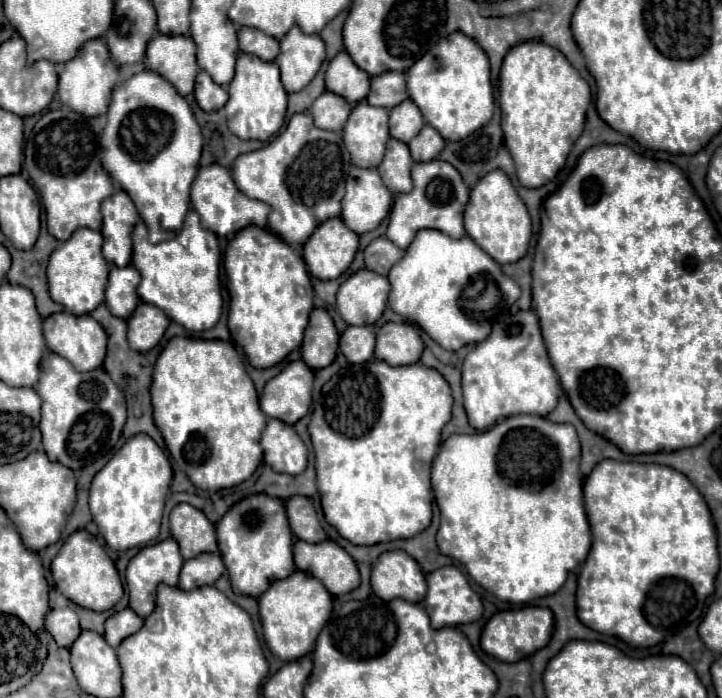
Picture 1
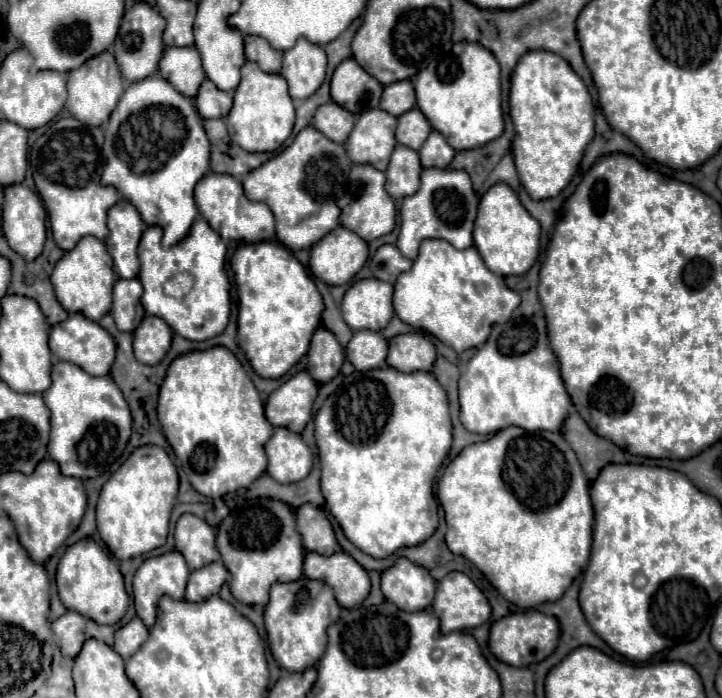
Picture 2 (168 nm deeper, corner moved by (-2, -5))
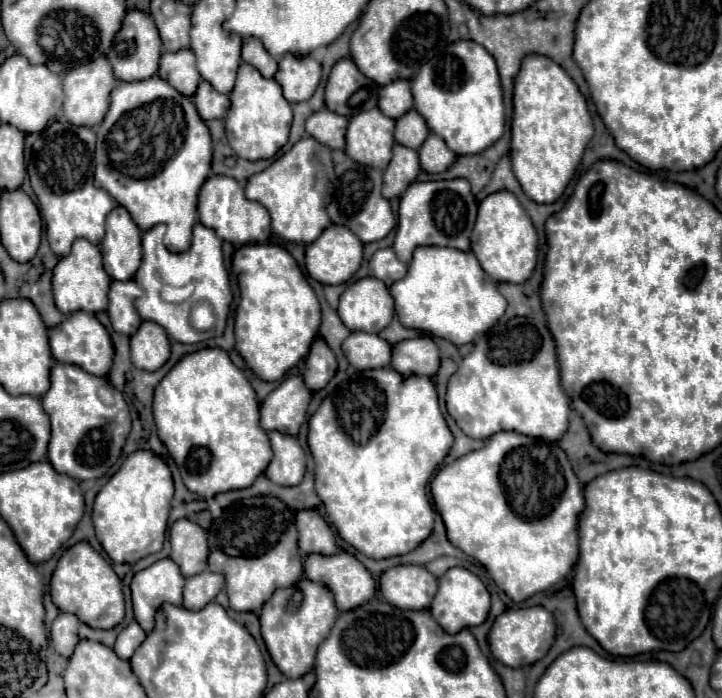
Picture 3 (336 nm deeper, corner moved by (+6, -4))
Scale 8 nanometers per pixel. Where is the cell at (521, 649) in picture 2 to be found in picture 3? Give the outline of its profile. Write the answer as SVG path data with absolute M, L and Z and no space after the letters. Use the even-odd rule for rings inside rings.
M532 606L532 608L506 610L504 614L500 614L492 624L488 644L496 660L500 660L510 668L520 668L544 658L554 642L554 636L556 636L556 622L552 612L548 612L544 606Z

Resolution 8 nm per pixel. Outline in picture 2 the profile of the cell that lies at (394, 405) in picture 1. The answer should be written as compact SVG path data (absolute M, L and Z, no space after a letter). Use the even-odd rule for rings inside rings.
M384 367L384 369L372 369L372 371L354 371L352 375L348 375L344 379L344 383L340 385L338 391L334 391L324 405L320 407L320 411L314 417L314 425L316 425L316 445L318 445L318 457L320 457L320 469L322 469L322 495L326 499L326 505L330 509L330 513L334 515L334 519L340 523L344 535L366 555L374 557L374 559L386 559L390 557L394 551L402 549L402 547L414 547L420 545L422 541L426 541L438 527L438 503L434 499L434 479L436 473L440 469L440 465L444 463L450 447L452 447L452 423L450 423L450 413L448 413L448 397L446 391L442 389L442 385L436 381L436 377L428 371L414 371L414 373L402 373L396 371L394 367Z

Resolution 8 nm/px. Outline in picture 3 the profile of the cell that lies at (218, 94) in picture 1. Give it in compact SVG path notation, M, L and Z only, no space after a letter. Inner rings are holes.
M200 82L196 94L192 96L196 110L200 114L200 118L204 120L212 120L212 118L224 118L224 114L228 112L228 96L216 92L208 82Z

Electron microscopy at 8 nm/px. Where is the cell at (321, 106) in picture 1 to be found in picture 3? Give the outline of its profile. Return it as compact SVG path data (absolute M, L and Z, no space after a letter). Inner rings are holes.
M322 108L322 110L314 112L306 120L306 132L312 138L316 138L318 142L324 142L326 146L330 146L332 150L344 148L346 126L348 126L348 118L336 114L328 108Z

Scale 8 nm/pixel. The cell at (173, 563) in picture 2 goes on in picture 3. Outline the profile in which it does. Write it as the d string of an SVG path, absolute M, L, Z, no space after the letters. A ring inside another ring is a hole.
M162 558L152 566L134 574L132 590L132 608L136 622L144 632L150 632L154 626L154 614L160 604L182 604L182 586L184 576L180 574L176 562Z

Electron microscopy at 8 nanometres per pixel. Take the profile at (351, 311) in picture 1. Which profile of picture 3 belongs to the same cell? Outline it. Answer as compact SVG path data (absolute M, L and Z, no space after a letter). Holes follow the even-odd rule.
M368 276L352 282L342 292L338 314L348 330L378 334L384 326L390 324L394 302L384 282Z

